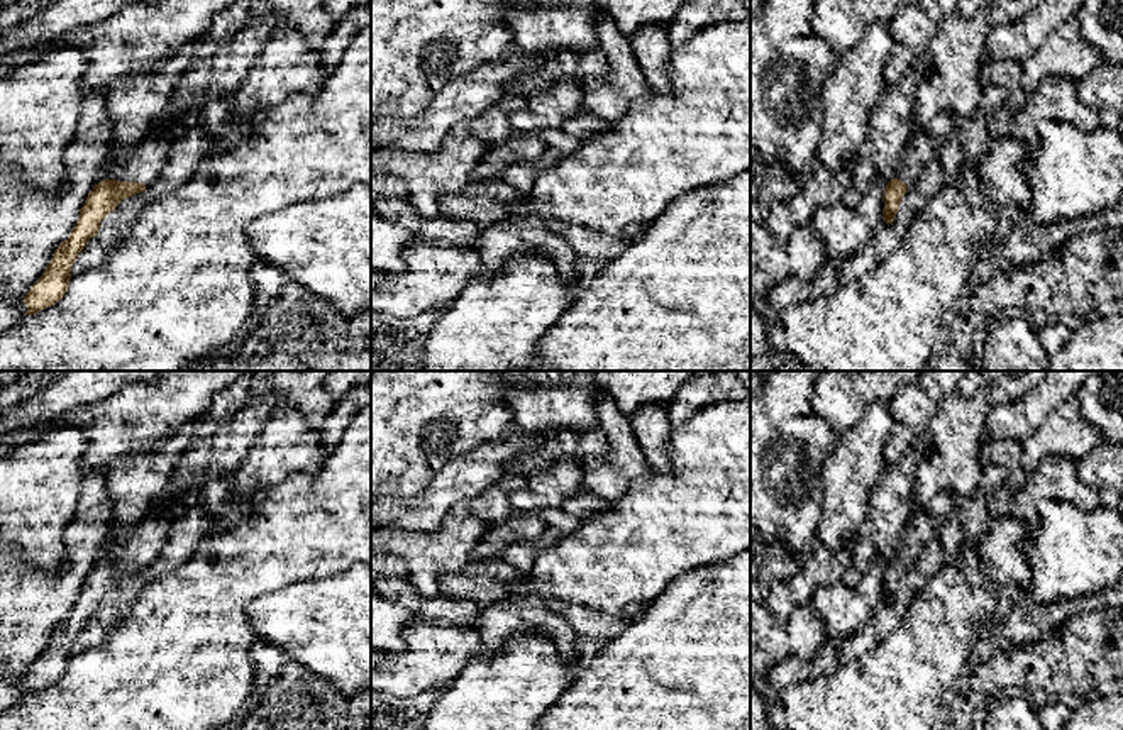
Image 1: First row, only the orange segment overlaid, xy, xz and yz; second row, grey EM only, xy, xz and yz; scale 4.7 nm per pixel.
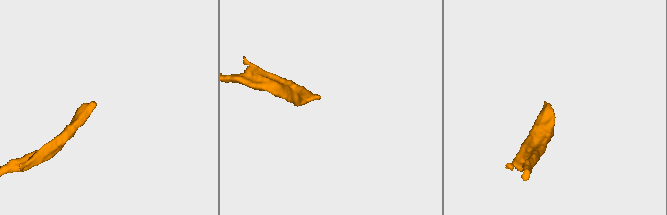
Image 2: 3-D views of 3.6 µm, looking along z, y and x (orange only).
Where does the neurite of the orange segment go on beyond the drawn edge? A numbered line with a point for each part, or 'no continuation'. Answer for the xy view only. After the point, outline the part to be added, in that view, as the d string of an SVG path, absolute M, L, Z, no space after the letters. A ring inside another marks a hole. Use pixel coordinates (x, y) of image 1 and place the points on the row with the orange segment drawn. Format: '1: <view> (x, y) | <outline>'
1: xy (149, 156) | M183 110L164 120L158 120L136 151L124 158L125 164L117 173L115 180L147 185L152 173L163 168L171 144L180 139L193 119L196 119L196 112Z

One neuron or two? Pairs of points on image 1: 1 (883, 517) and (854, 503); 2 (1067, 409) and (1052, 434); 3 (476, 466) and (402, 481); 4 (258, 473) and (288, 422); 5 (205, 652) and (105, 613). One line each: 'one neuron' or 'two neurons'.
1: two neurons
2: one neuron
3: two neurons
4: one neuron
5: two neurons

